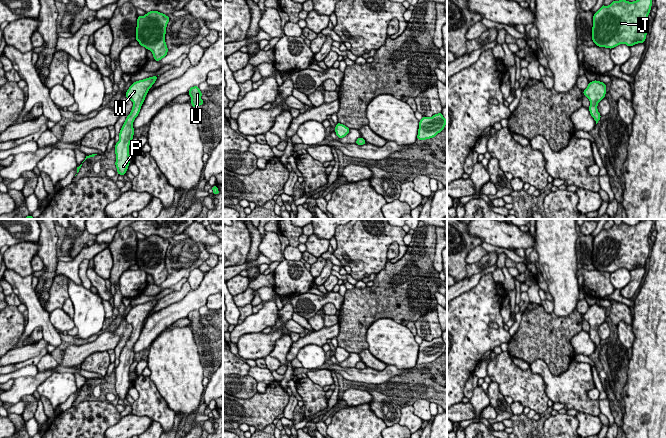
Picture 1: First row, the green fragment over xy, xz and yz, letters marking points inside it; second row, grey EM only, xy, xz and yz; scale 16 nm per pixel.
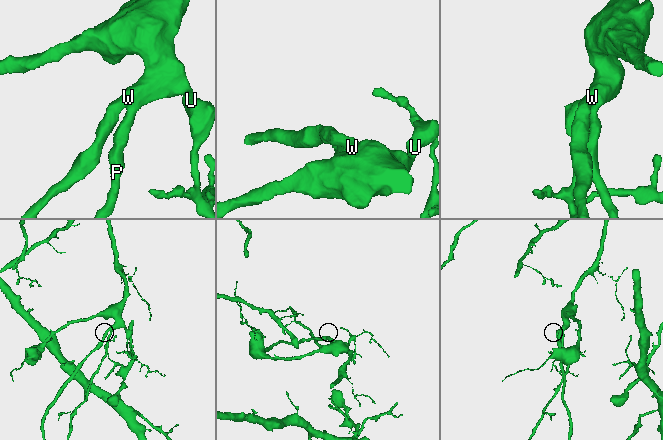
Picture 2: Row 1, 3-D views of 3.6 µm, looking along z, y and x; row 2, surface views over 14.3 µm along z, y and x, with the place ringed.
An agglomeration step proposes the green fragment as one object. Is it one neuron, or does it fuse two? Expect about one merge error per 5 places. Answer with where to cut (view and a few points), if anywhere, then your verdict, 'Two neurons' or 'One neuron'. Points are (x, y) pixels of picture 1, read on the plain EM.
No split. One neuron

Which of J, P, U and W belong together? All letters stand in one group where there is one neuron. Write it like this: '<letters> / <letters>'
J P U W

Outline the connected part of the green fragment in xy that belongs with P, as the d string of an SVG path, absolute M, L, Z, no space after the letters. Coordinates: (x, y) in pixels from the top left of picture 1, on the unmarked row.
M156 299L136 305L132 307L126 315L126 322L133 326L133 331L119 356L119 365L115 368L115 390L119 399L124 400L130 388L129 369L134 361L133 359L135 355L133 346L138 340L145 321L149 313L156 306L157 301L158 300Z

